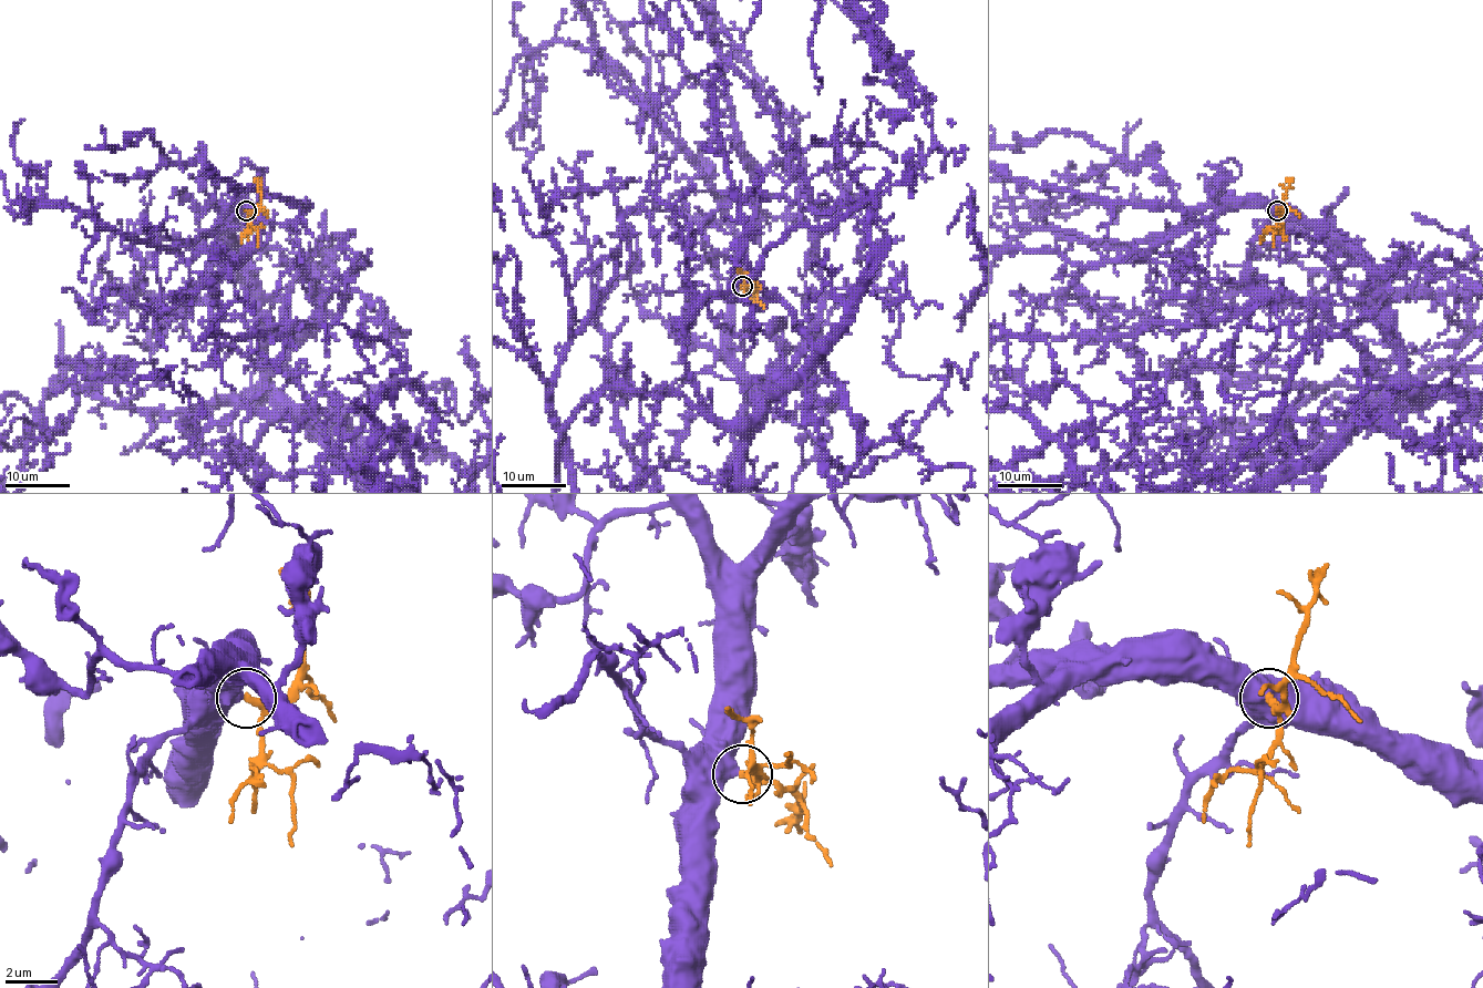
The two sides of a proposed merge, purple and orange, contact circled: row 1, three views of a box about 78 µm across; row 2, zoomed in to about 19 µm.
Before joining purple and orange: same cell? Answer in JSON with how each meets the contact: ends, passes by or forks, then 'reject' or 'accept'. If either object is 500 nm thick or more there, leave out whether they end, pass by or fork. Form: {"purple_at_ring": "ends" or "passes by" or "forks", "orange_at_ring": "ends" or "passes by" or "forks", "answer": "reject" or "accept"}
{"answer": "accept"}

